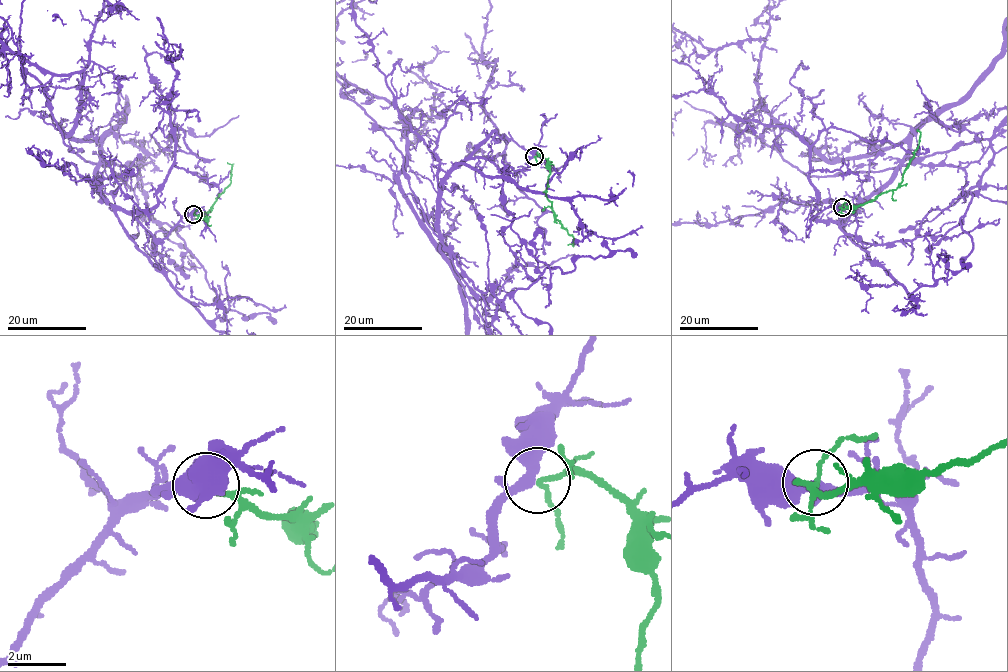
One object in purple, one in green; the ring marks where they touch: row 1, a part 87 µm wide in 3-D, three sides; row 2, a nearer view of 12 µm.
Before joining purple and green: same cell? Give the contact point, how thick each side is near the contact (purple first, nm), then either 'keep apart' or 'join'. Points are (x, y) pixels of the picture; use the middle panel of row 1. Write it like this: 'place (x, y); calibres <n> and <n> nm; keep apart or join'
place (534, 156); calibres 320 and 140 nm; join

